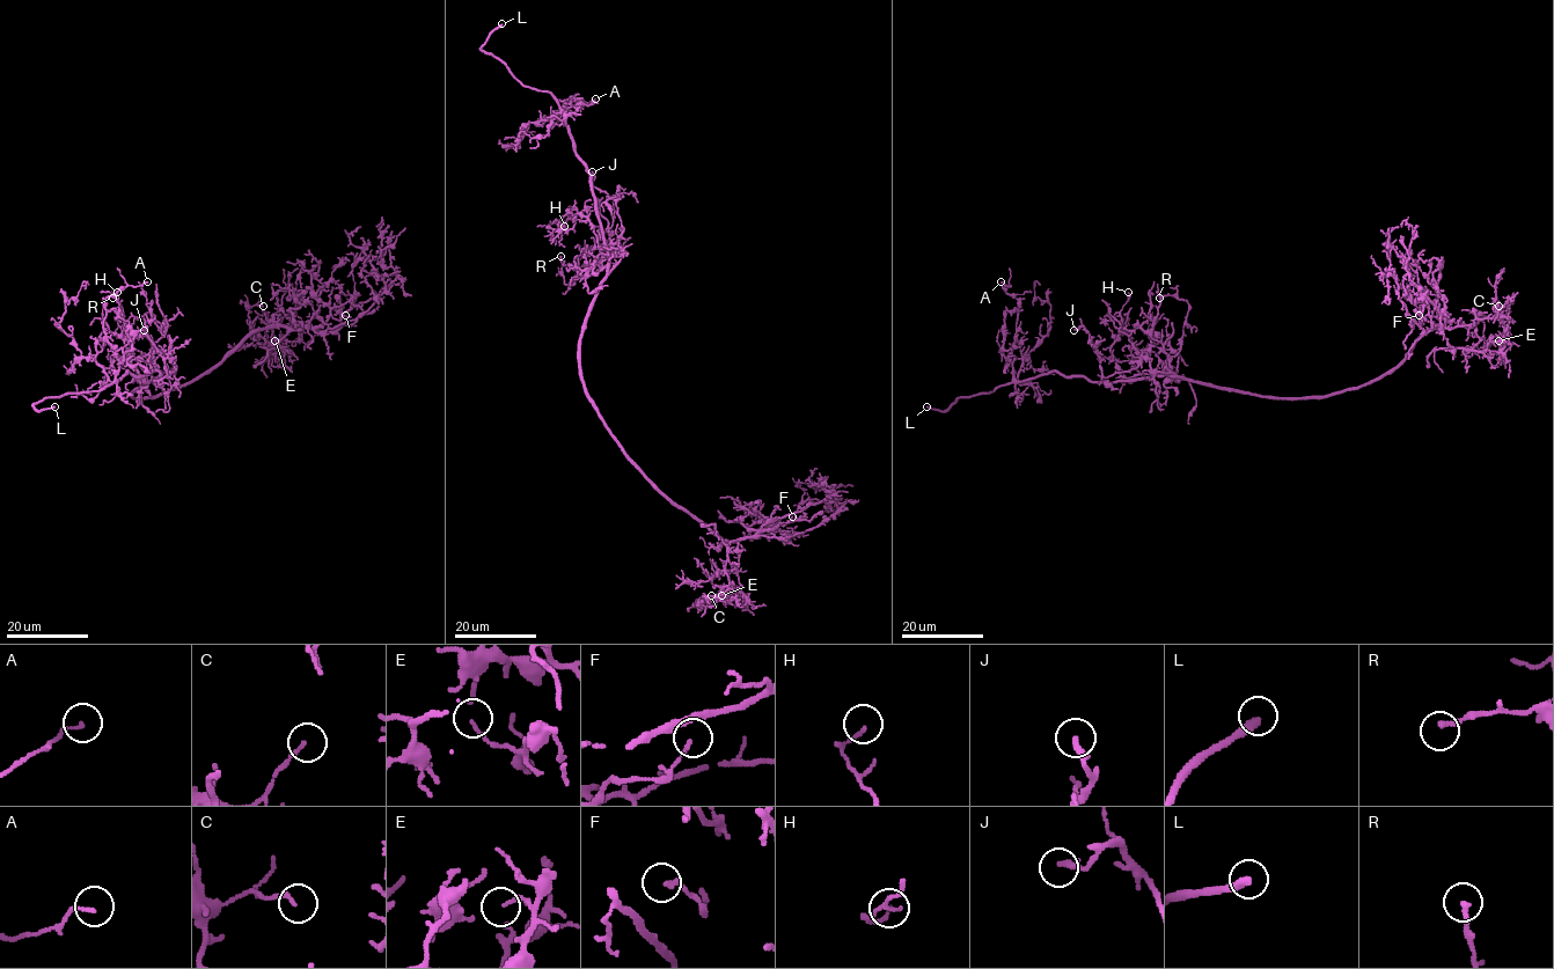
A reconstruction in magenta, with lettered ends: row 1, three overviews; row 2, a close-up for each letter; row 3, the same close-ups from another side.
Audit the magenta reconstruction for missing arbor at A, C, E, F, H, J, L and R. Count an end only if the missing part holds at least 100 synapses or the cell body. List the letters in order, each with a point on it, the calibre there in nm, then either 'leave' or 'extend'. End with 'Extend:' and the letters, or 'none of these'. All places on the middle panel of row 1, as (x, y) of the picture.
A: place (595, 98); calibre 140 nm; leave
C: place (711, 595); calibre 150 nm; leave
E: place (721, 595); calibre 90 nm; leave
F: place (792, 516); calibre 110 nm; leave
H: place (564, 226); calibre 120 nm; leave
J: place (592, 171); calibre 240 nm; leave
L: place (501, 23); calibre 340 nm; extend
R: place (561, 256); calibre 200 nm; leave
Extend: L

